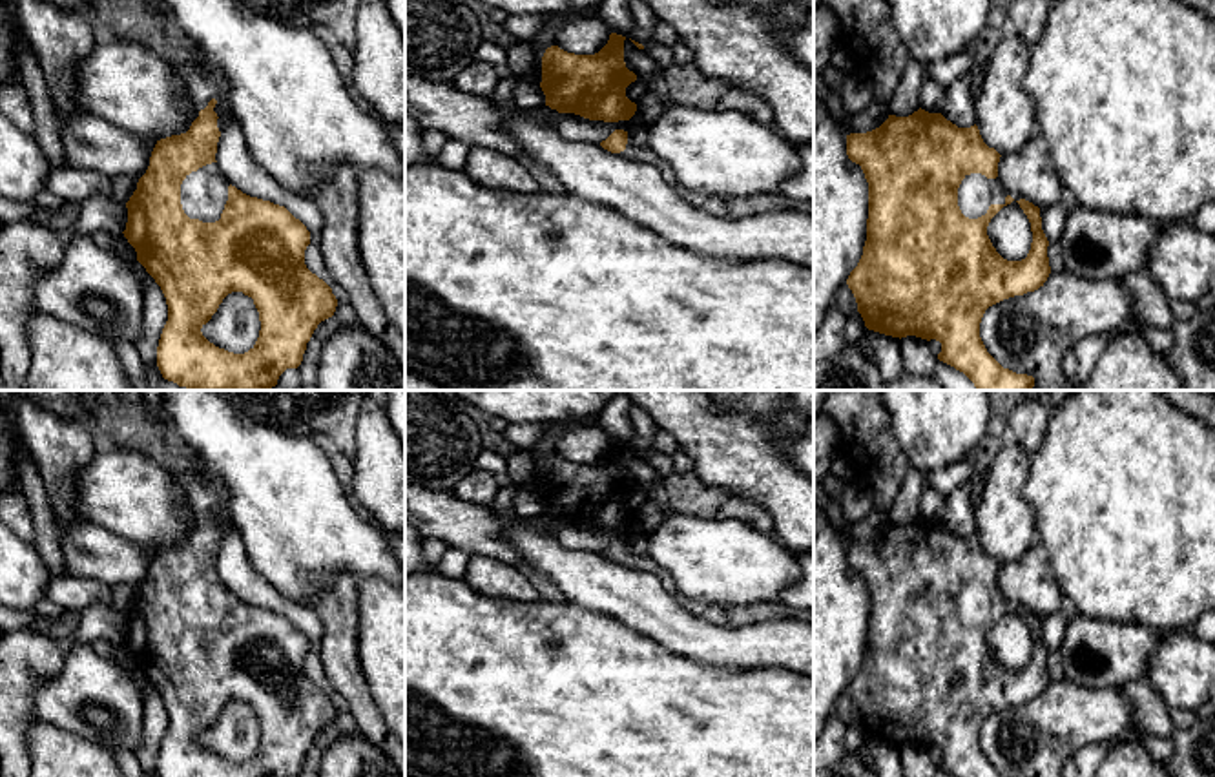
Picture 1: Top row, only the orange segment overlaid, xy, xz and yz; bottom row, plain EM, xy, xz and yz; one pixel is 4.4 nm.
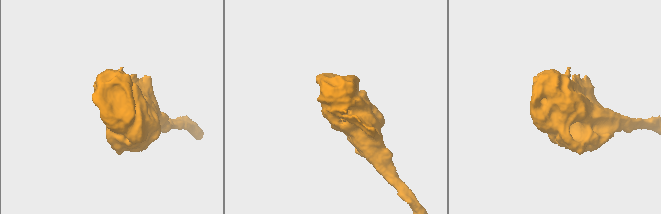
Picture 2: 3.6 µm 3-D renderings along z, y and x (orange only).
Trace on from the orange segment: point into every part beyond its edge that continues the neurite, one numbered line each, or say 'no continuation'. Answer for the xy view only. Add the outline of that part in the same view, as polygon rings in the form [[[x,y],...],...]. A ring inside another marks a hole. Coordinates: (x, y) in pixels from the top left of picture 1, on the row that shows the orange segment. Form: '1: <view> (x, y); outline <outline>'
1: xy (207, 82); outline [[[212,64],[202,66],[190,66],[184,67],[184,78],[188,84],[188,93],[192,97],[192,102],[195,106],[195,119],[199,117],[199,111],[208,106],[212,98],[217,100],[213,111],[217,113],[217,128],[219,131],[224,130],[224,120],[221,119],[221,113],[226,111],[234,115],[232,104],[230,104],[230,84],[228,78]]]
2: xy (203, 194); outline [[[219,170],[192,171],[181,184],[181,204],[190,219],[215,223],[228,201],[228,181]]]

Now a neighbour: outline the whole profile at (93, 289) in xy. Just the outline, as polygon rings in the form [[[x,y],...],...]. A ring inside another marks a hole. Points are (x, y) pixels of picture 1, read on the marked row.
[[[84,232],[66,237],[62,261],[35,283],[35,306],[109,341],[137,343],[144,330],[144,292],[133,270]]]

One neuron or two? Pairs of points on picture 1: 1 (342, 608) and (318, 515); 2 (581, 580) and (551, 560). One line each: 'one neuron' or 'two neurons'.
1: two neurons
2: one neuron

